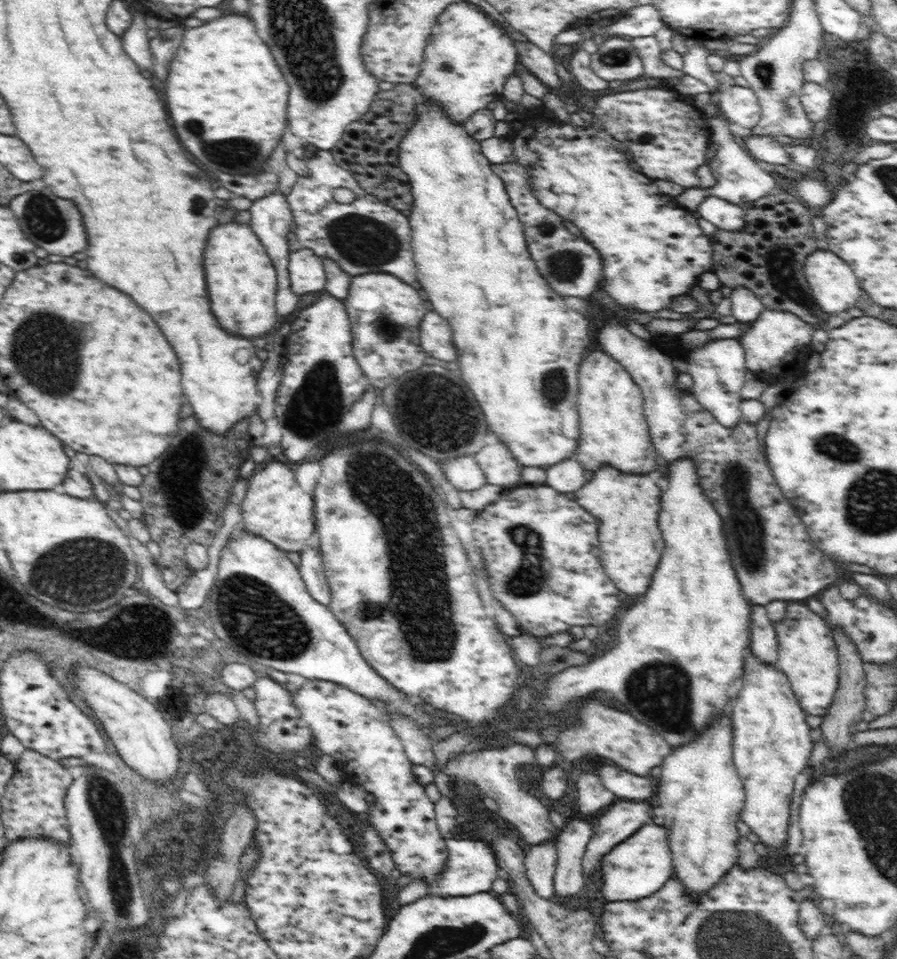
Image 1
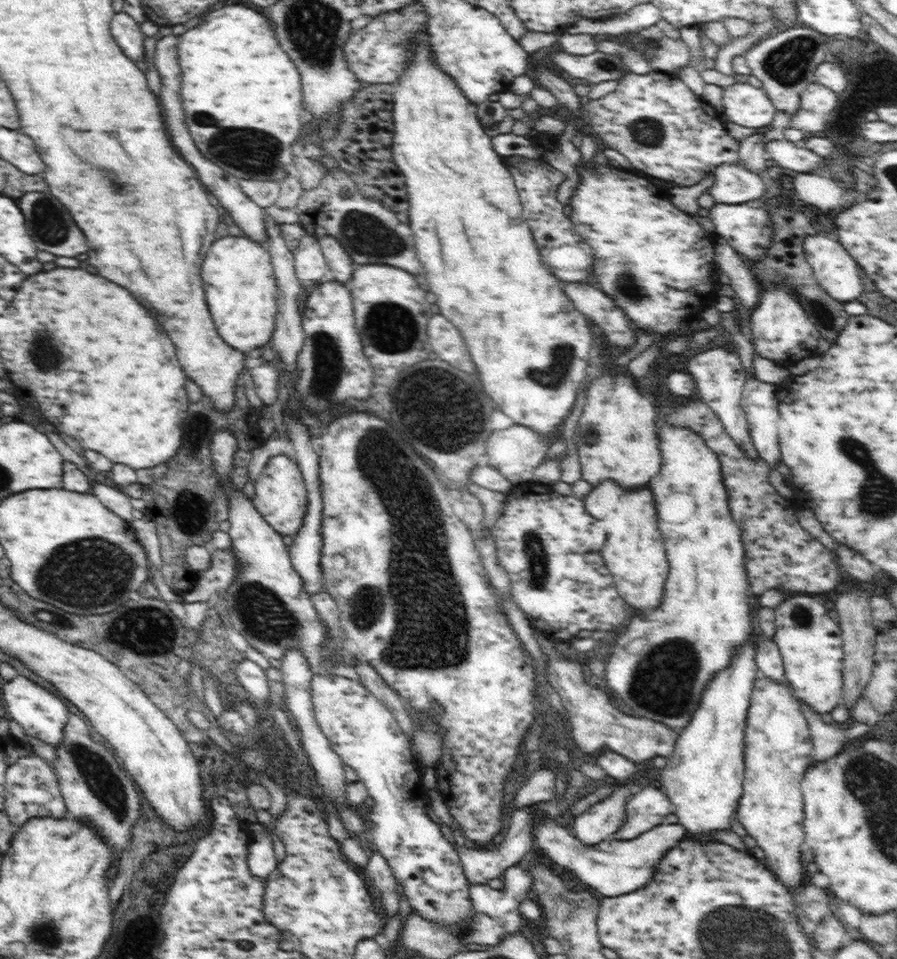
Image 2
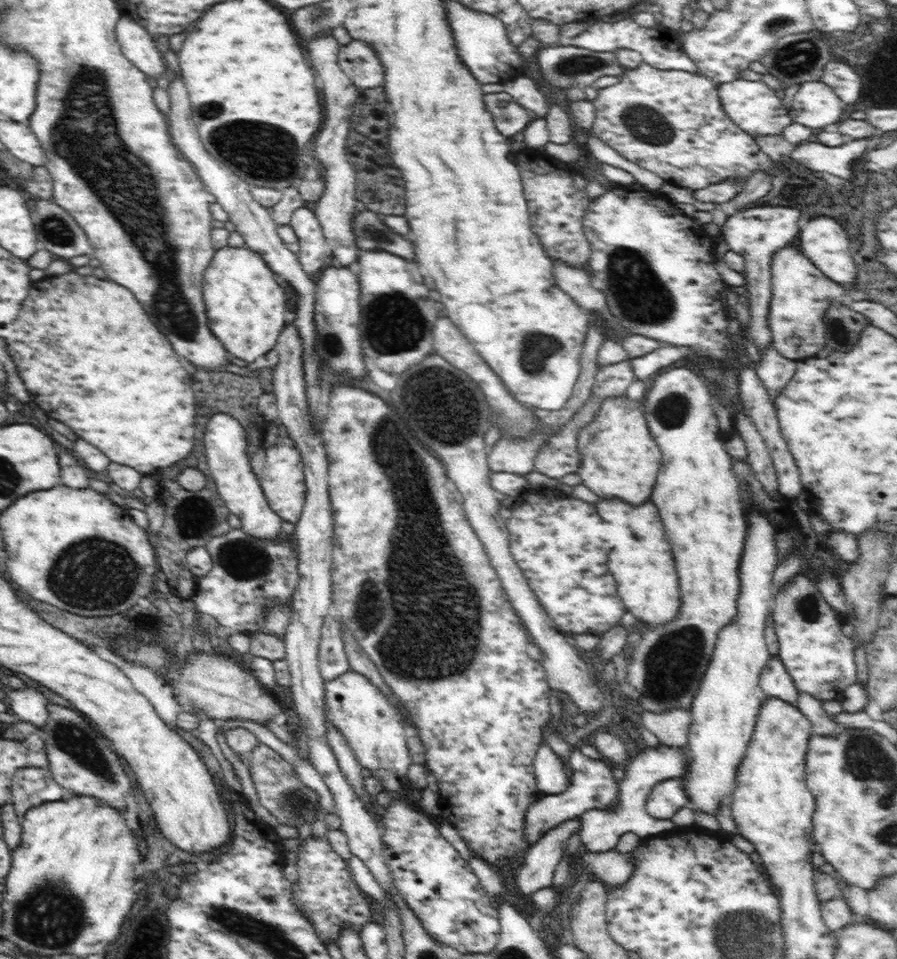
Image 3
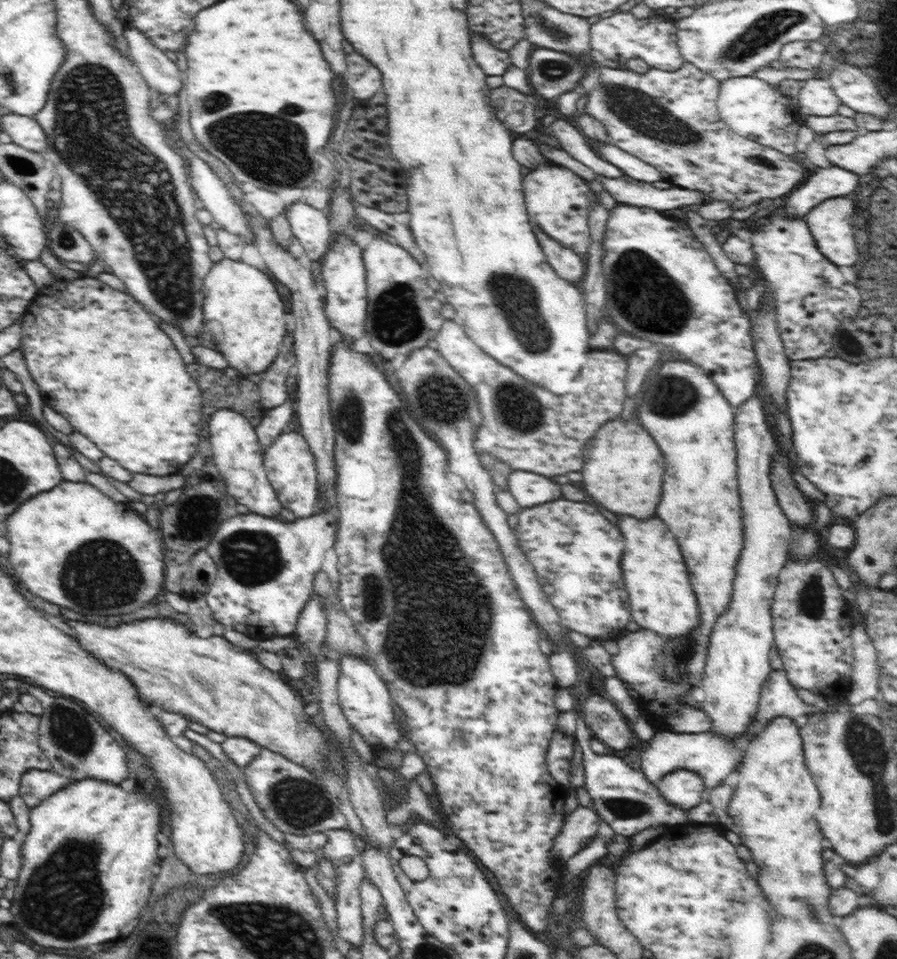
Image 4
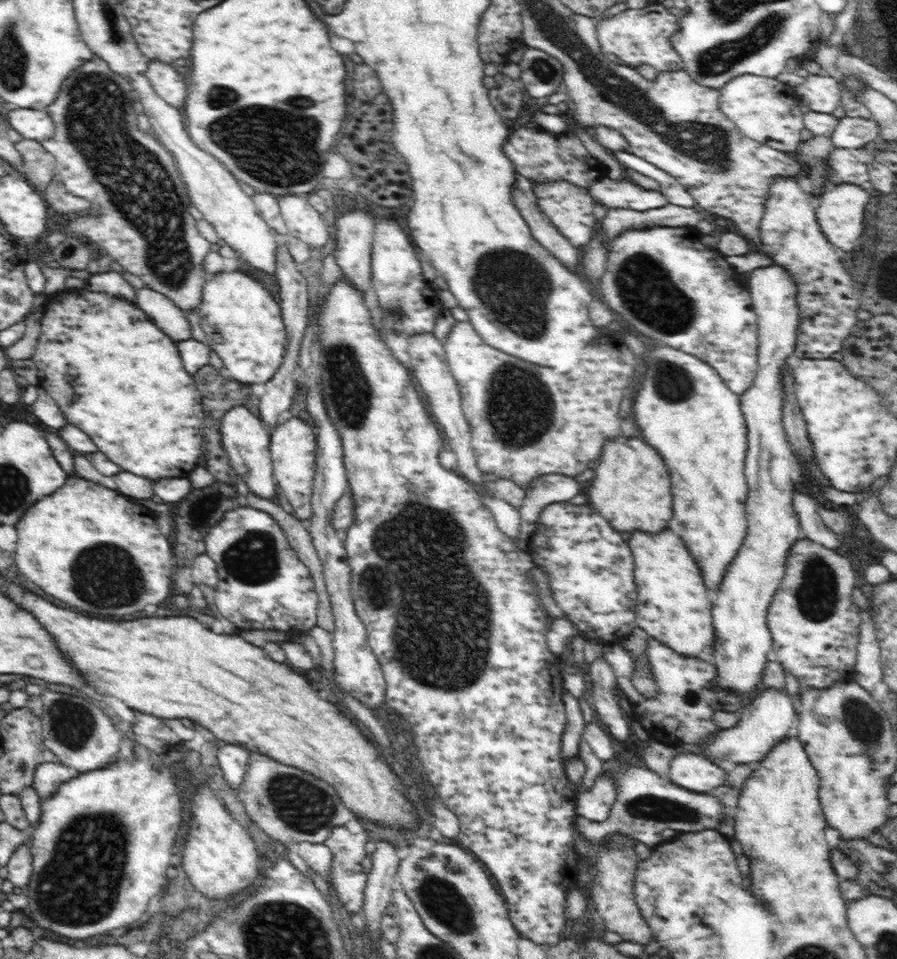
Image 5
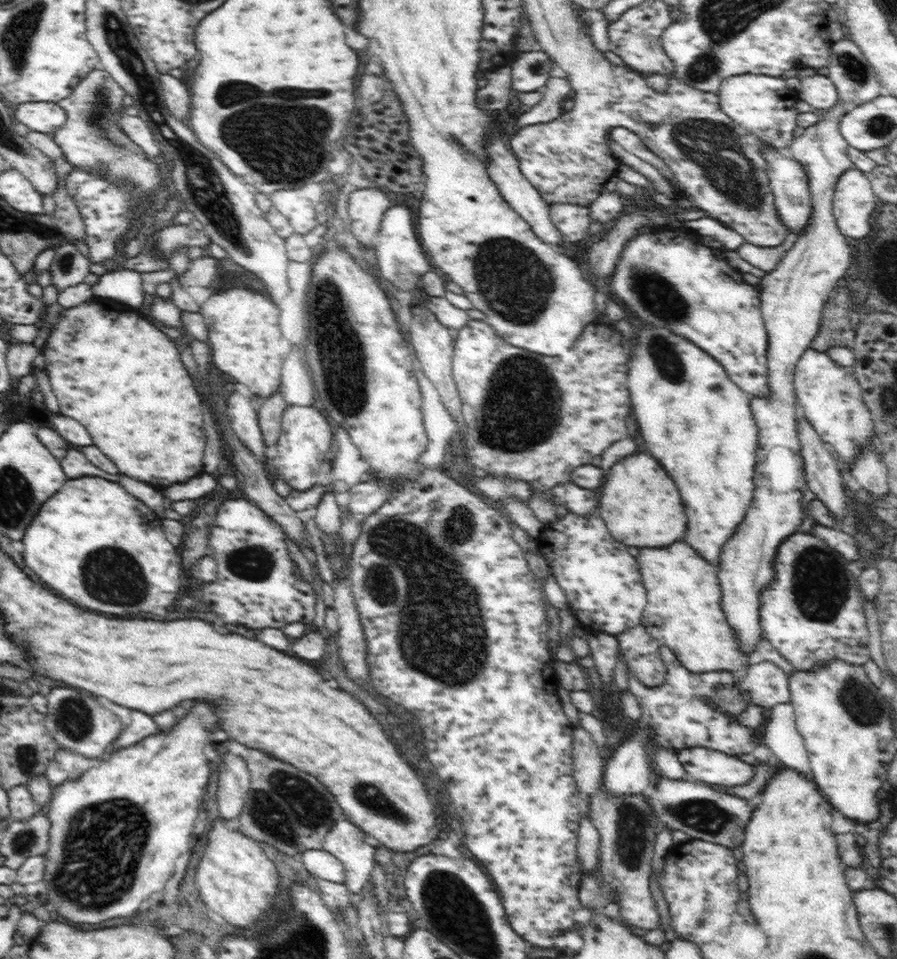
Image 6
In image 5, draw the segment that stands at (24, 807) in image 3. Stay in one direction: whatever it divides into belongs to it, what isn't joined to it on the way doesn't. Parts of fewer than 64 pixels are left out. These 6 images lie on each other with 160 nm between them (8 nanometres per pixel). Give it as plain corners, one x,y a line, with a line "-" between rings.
42,763
36,767
32,787
40,795
40,800
53,795
58,787
79,775
76,769
62,763

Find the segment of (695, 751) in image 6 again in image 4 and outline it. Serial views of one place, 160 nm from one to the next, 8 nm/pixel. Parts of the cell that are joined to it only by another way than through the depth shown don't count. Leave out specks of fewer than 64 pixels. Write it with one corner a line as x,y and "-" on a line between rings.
686,769
673,770
658,782
658,791
662,797
670,805
686,810
704,801
704,788
704,778

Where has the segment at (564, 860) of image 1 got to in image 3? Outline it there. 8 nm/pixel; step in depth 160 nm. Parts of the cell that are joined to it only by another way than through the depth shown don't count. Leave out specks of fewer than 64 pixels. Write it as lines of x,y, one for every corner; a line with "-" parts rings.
662,743
657,748
646,747
630,764
626,764
625,778
618,784
618,804
612,804
606,810
592,808
581,814
580,838
589,852
608,852
615,850
618,840
626,832
635,832
643,839
659,836
675,829
670,819
657,820
646,811
648,794
659,782
682,778
688,772
688,757
684,747
670,747

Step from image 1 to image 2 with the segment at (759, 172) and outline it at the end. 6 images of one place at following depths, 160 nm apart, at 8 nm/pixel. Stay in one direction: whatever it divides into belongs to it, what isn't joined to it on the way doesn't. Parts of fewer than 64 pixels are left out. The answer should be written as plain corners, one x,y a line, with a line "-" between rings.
720,164
712,170
715,181
709,188
714,203
738,205
756,202
764,196
770,181
764,180
739,164

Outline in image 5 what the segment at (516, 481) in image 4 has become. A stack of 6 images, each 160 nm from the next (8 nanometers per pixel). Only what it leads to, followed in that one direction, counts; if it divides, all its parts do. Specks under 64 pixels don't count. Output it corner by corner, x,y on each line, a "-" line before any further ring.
546,475
532,480
530,488
524,490
524,502
519,508
523,529
516,537
517,546
521,549
528,548
533,534
532,526
546,505
569,501
580,492
582,484
573,476

